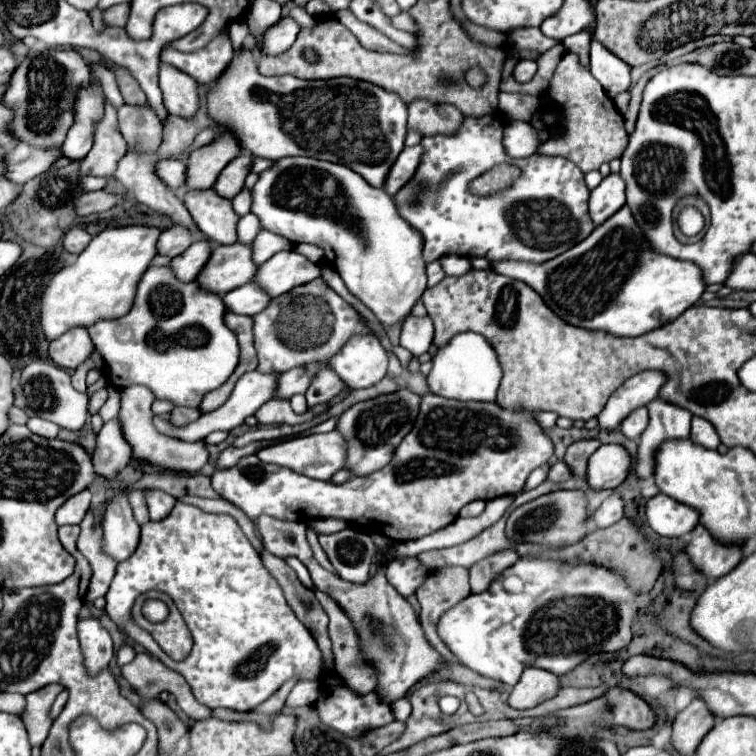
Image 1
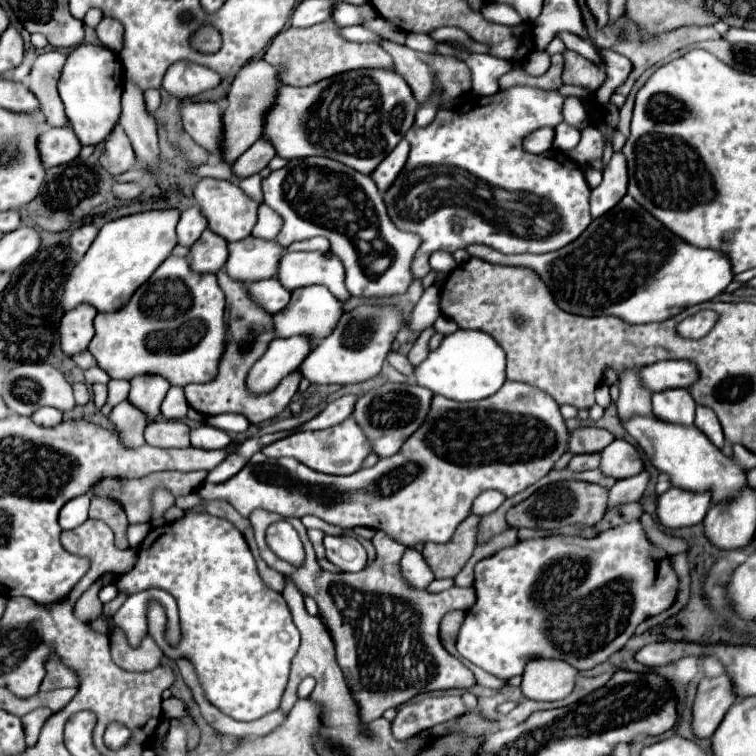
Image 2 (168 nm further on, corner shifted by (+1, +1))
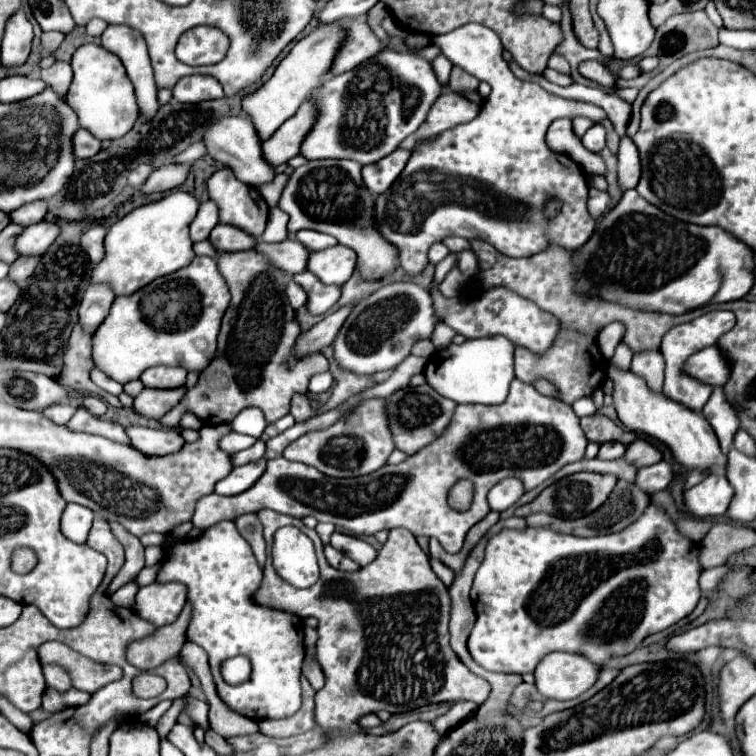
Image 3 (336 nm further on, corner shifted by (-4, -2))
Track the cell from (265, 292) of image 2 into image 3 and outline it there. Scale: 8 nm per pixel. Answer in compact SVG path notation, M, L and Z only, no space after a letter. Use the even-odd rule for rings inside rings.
M289 281L289 283L285 285L285 295L287 295L289 305L291 305L293 309L299 309L299 307L303 307L303 305L305 305L307 295L305 295L305 291L303 291L303 289L301 289L297 283Z

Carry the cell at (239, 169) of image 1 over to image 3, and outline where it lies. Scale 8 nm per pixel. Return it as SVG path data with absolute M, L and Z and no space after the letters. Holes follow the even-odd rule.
M305 101L291 119L287 119L267 141L263 141L263 159L271 167L279 167L287 163L291 157L299 155L301 139L307 135L309 127L313 125L313 119L315 107L311 101Z

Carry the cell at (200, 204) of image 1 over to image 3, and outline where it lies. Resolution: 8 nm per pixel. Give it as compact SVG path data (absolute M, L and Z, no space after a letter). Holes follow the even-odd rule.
M219 169L207 181L209 199L219 207L219 221L259 239L267 223L267 203L259 191L241 183L229 169Z

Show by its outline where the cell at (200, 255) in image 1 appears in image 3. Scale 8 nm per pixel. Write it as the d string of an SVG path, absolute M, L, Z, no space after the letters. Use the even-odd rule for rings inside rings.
M229 225L213 227L209 241L217 249L217 253L221 253L221 251L247 251L255 245L255 239L249 239L249 235L245 235L243 231L237 231L235 227L229 227Z

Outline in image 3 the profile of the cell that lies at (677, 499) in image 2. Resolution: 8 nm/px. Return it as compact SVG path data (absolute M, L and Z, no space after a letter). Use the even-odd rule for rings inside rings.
M719 473L707 475L701 483L683 493L687 511L699 519L723 515L731 503L731 497L733 487L725 479L725 475Z

